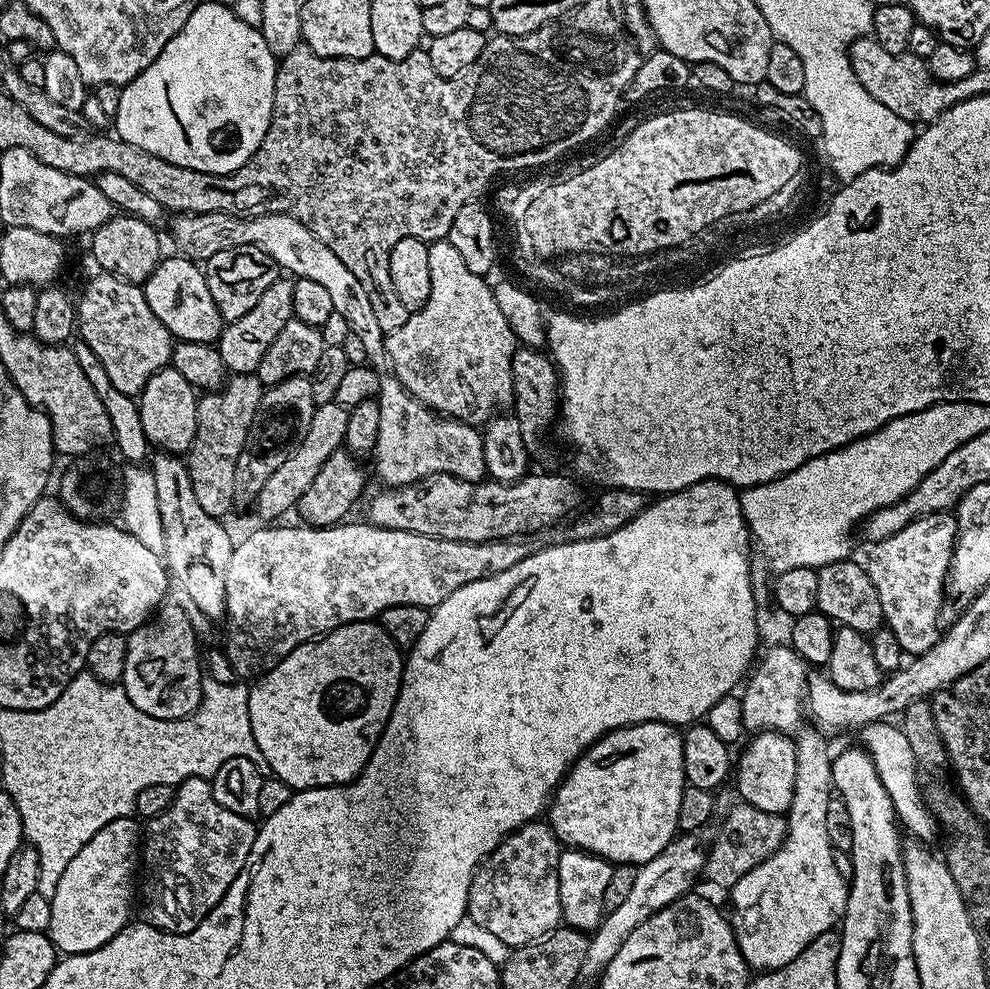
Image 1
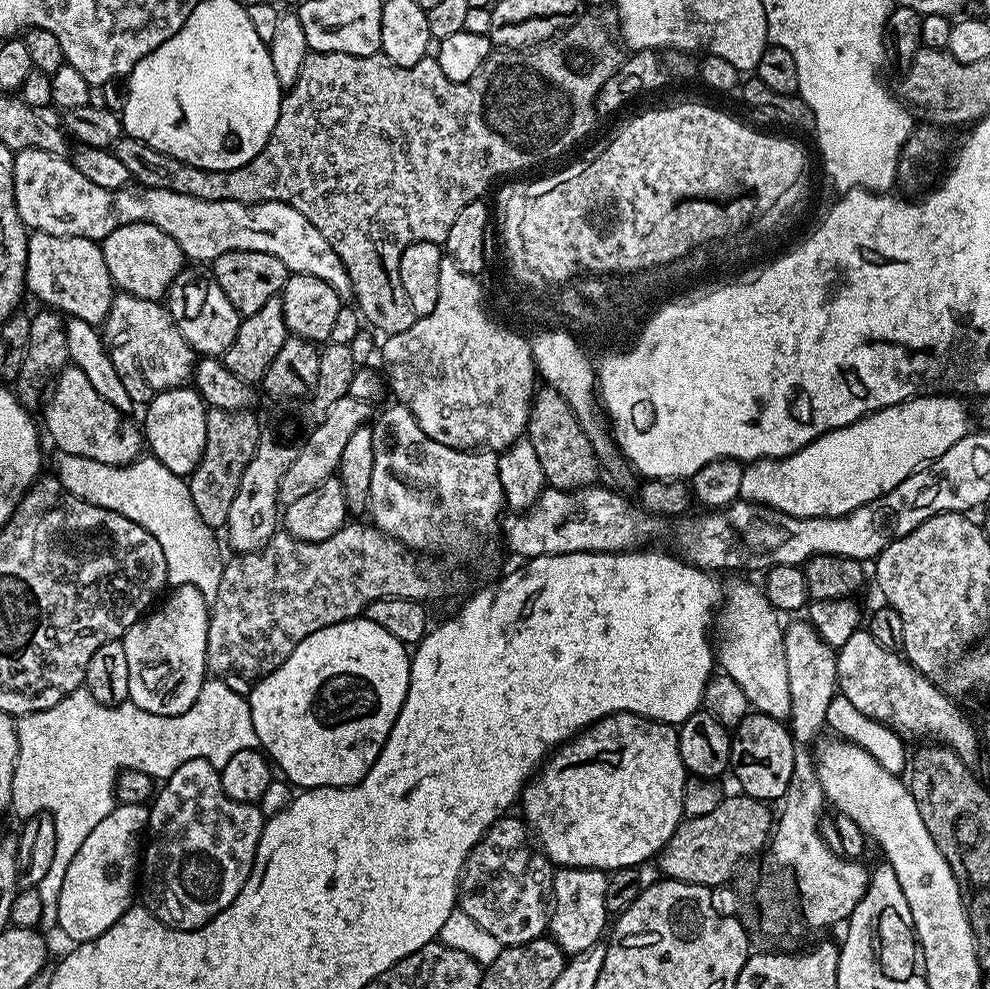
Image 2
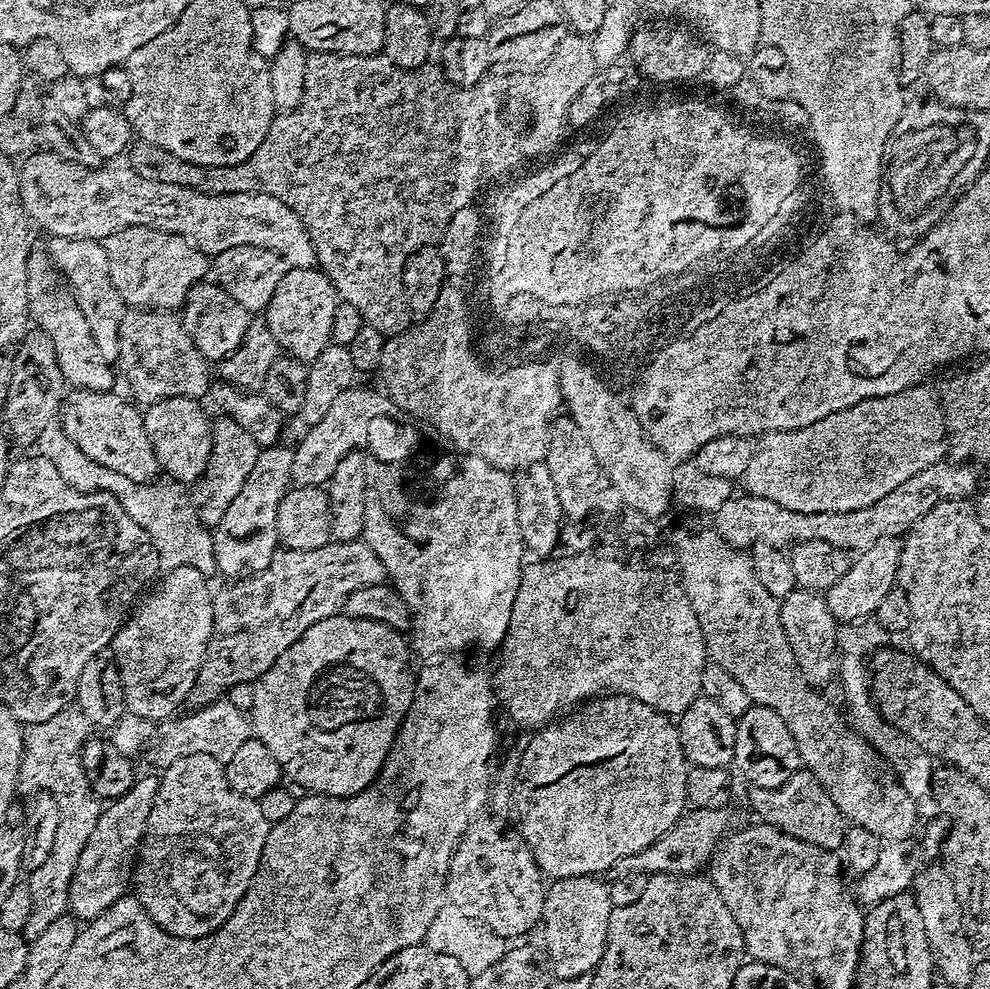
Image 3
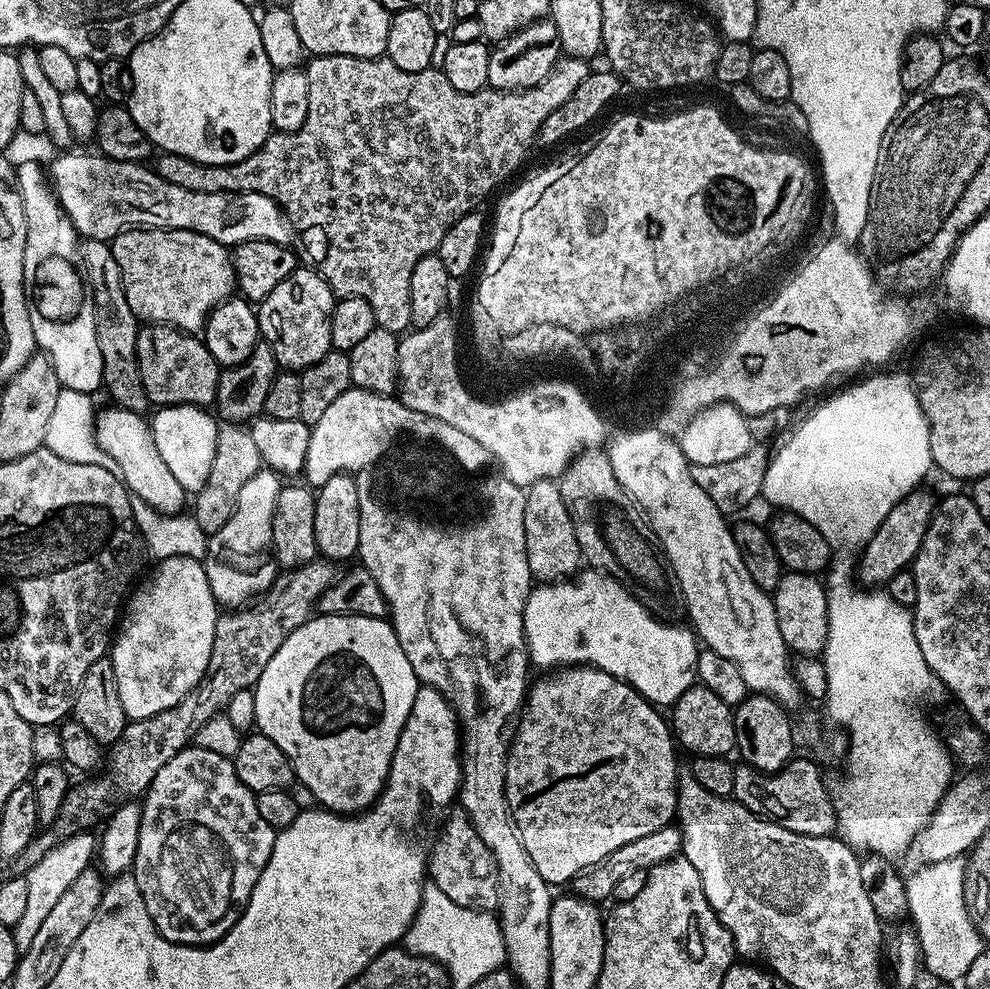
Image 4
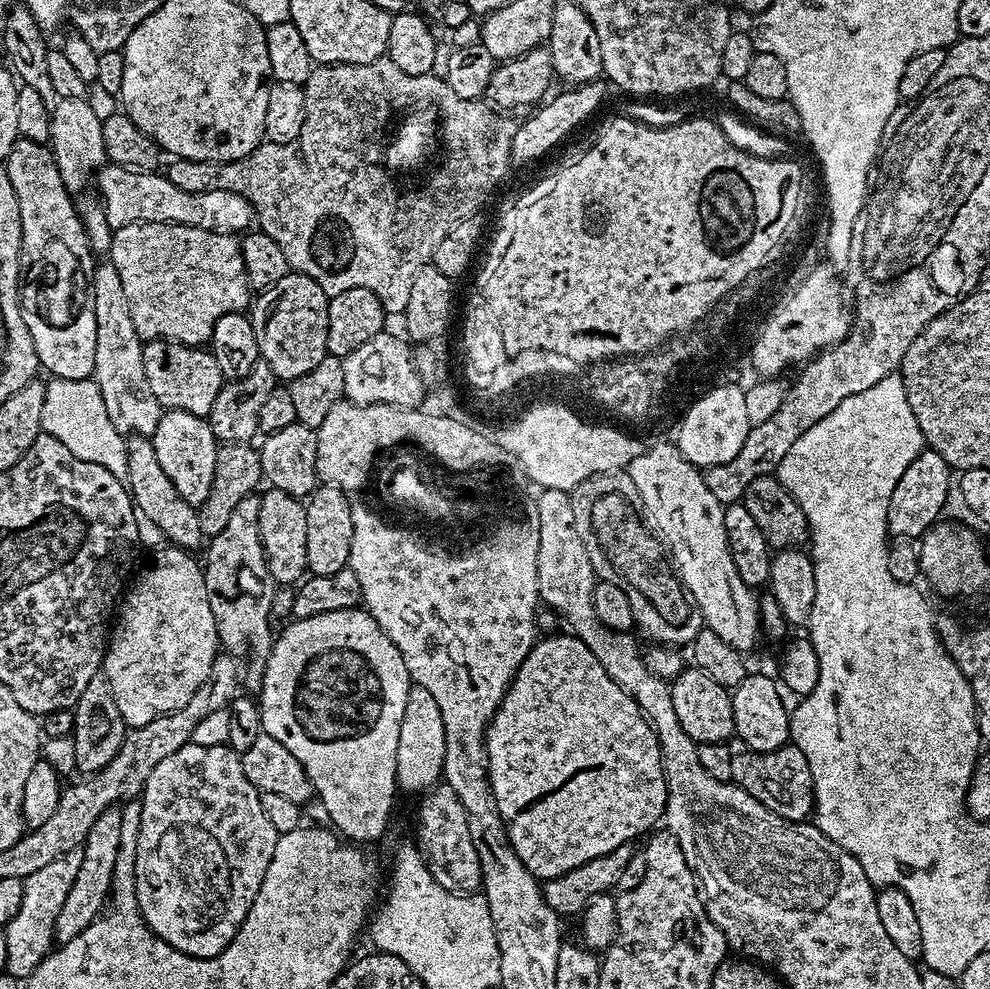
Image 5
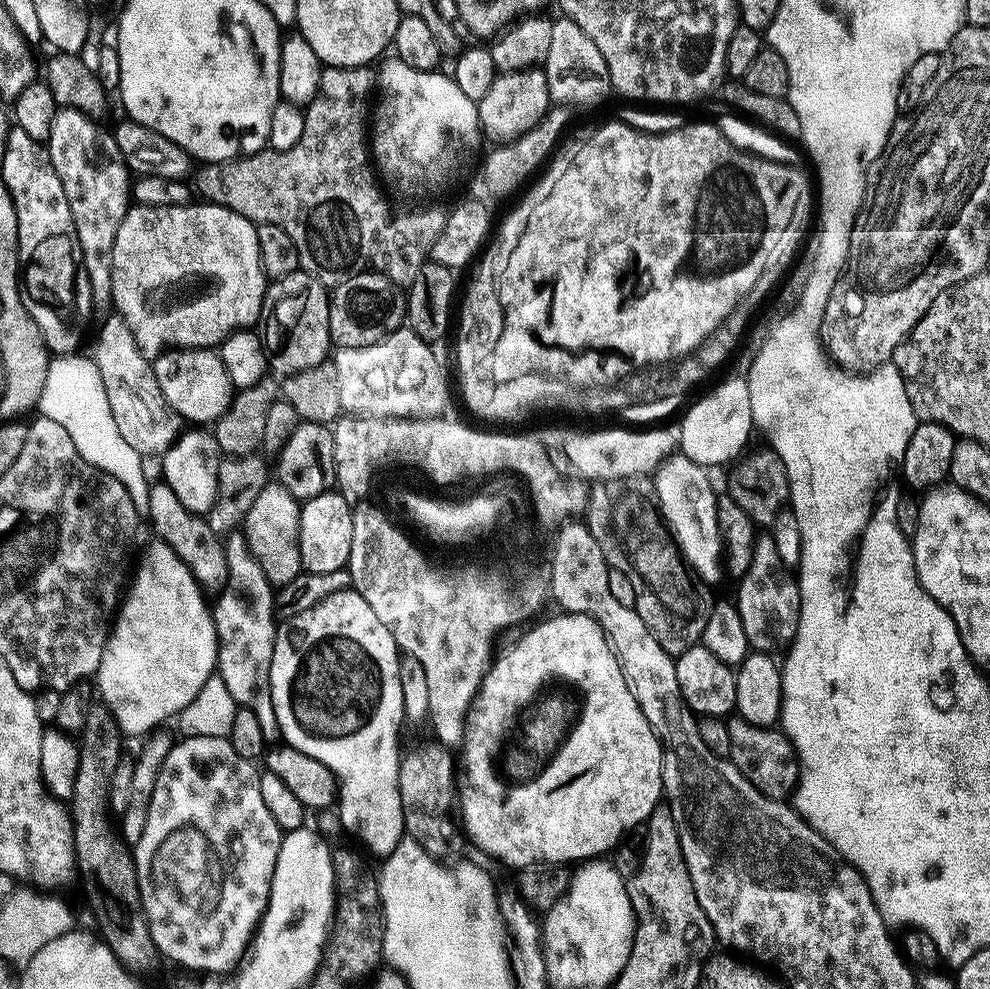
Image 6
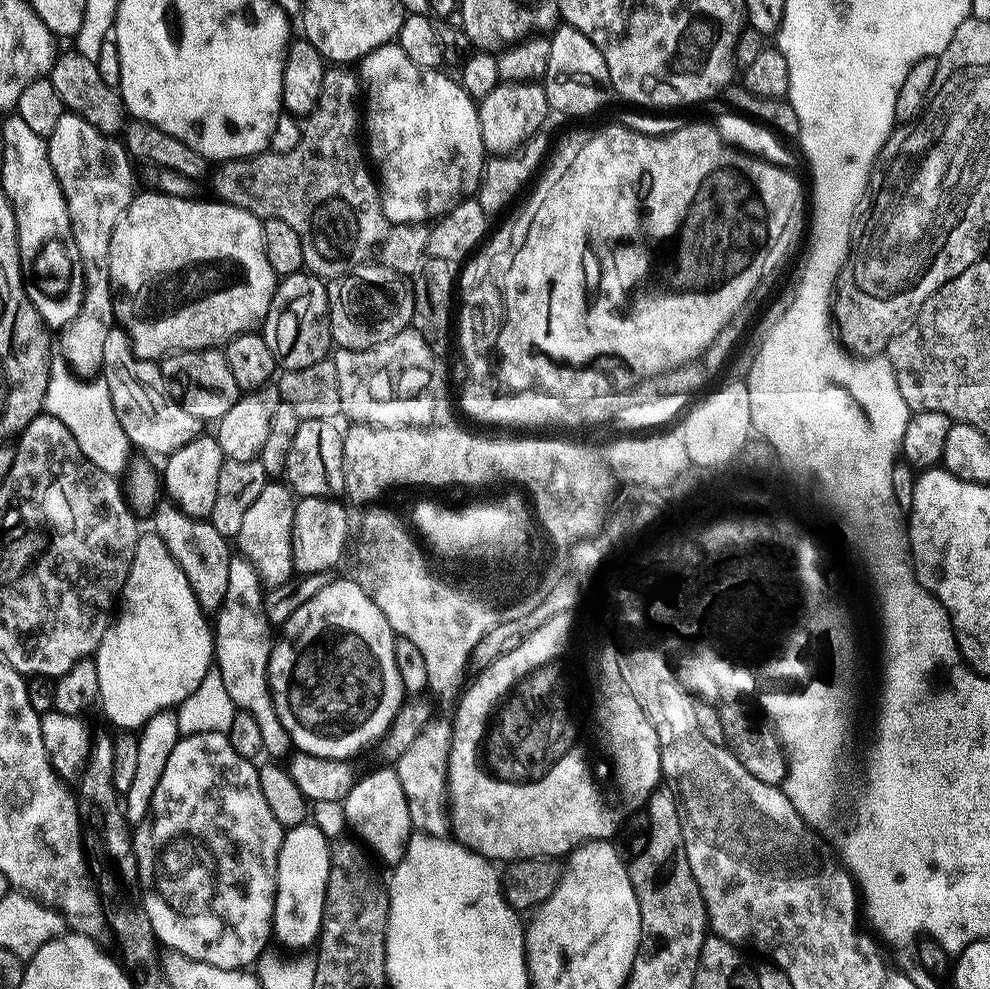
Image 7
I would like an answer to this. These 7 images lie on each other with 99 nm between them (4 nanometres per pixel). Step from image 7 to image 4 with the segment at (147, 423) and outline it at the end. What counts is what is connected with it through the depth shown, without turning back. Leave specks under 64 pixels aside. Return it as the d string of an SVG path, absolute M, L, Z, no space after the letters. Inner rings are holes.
M80 240L80 260L84 264L84 275L92 287L94 298L94 322L98 350L102 350L102 370L104 371L103 387L112 395L111 403L126 410L147 413L150 401L142 386L142 378L136 369L136 334L138 321L122 286L122 274L118 262L112 253L111 243L107 240Z

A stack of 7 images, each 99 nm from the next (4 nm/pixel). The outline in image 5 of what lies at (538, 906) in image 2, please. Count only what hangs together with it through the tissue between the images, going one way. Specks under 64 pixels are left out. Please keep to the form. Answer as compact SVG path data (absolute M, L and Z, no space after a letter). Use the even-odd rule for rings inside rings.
M443 782L428 789L419 800L420 825L416 828L414 840L434 882L451 892L475 893L481 887L480 863L478 850L474 850L474 842L470 838L470 826L466 826L466 806L462 806L452 787Z

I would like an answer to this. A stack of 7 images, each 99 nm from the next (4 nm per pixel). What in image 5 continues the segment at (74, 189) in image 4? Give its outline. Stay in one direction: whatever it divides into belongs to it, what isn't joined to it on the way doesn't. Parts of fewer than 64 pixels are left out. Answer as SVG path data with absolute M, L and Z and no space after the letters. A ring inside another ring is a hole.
M108 162L100 169L94 184L95 187L100 187L99 199L114 230L124 224L134 224L138 220L153 220L163 224L185 224L195 228L240 234L251 229L254 224L254 209L246 198L226 190L178 190L178 186L174 186L174 182L170 182L164 174L120 168L117 164Z

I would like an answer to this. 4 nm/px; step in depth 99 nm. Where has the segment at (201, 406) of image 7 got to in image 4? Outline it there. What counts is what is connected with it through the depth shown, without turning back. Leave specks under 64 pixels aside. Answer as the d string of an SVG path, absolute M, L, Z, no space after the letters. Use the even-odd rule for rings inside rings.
M148 322L136 334L136 369L153 405L208 406L215 401L222 366L199 335L181 332L167 324Z

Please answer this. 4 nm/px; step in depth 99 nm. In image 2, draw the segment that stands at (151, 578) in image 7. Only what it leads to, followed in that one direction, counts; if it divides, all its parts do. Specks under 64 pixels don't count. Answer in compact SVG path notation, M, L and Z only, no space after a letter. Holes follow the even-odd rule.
M192 584L182 585L162 604L141 616L122 637L129 667L128 700L150 714L177 716L194 706L206 679L210 604Z

